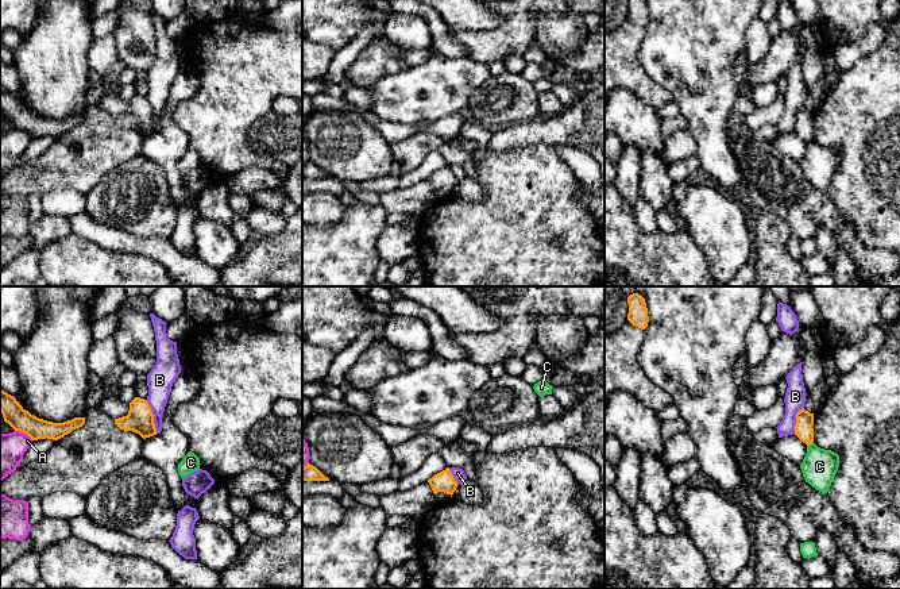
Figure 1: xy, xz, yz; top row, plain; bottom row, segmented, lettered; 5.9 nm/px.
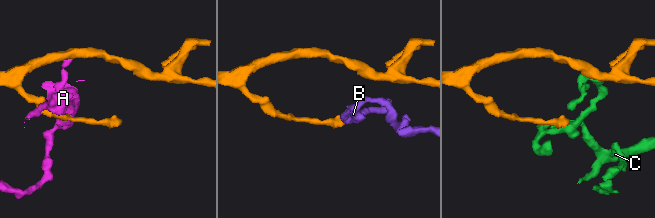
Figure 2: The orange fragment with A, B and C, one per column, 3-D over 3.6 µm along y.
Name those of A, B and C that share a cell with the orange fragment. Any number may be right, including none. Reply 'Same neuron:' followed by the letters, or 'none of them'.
Same neuron: none of them

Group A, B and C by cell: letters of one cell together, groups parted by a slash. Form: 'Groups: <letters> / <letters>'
Groups: A / B / C

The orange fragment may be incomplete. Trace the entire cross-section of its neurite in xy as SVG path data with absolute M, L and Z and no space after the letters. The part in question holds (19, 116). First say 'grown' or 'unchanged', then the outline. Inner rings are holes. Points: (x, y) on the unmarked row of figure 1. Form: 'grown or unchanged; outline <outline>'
unchanged; outline M1 86L0 109L3 111L5 120L8 120L15 128L27 131L32 138L46 135L58 138L85 122L85 115L74 115L63 120L53 120L39 116L26 108L13 93Z

